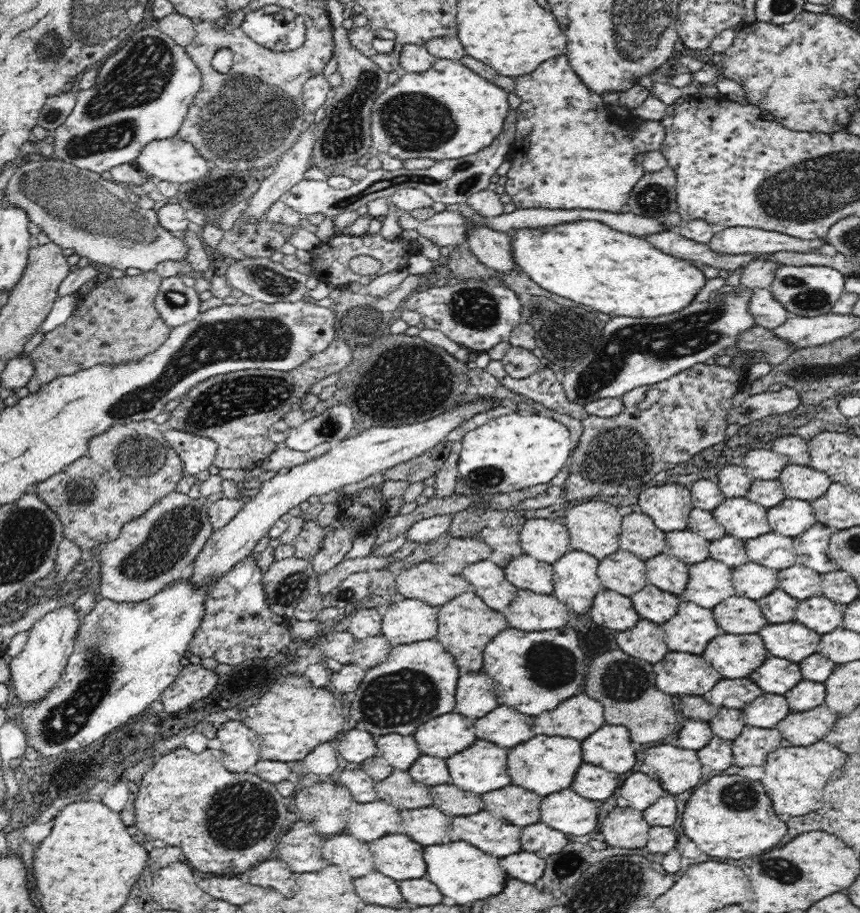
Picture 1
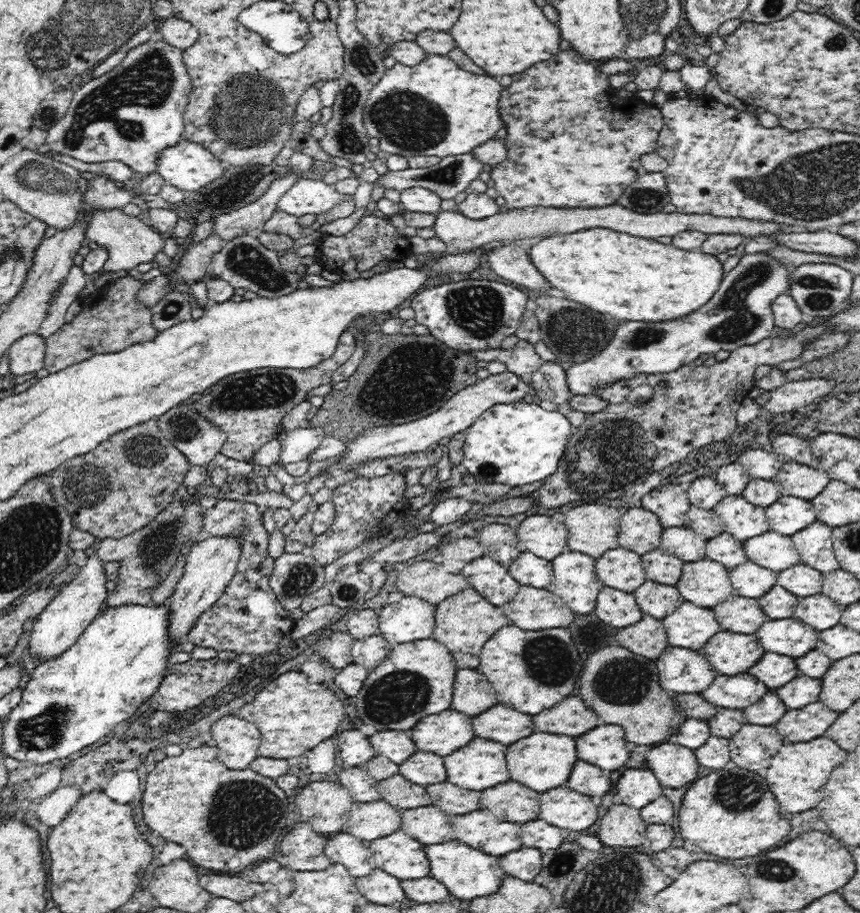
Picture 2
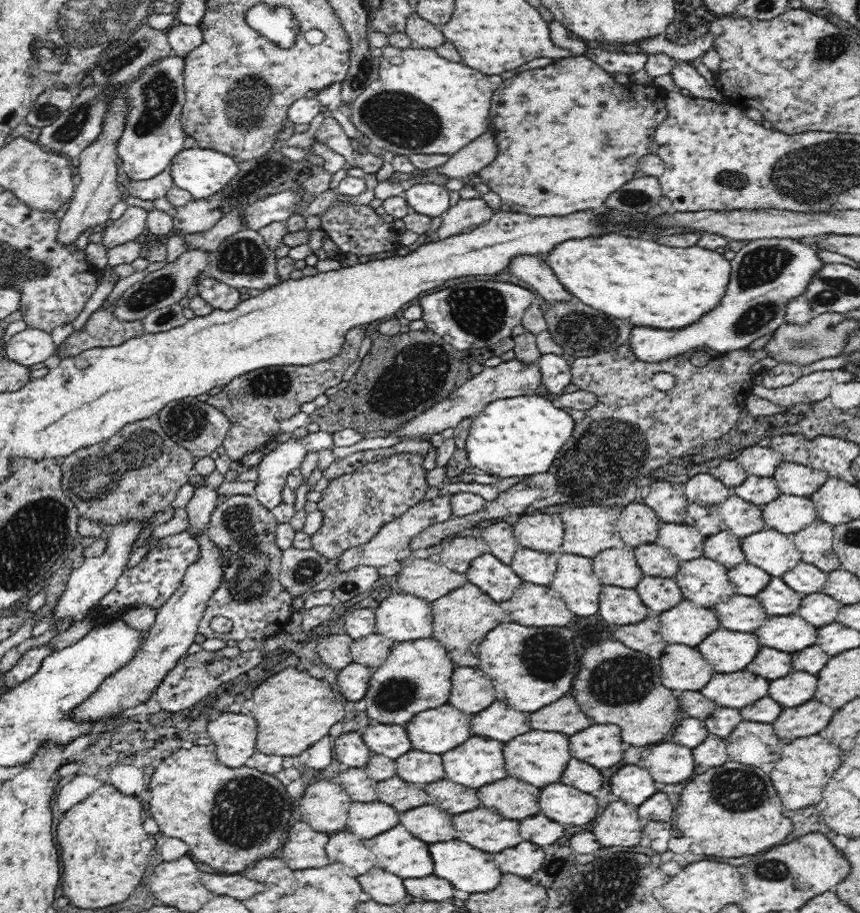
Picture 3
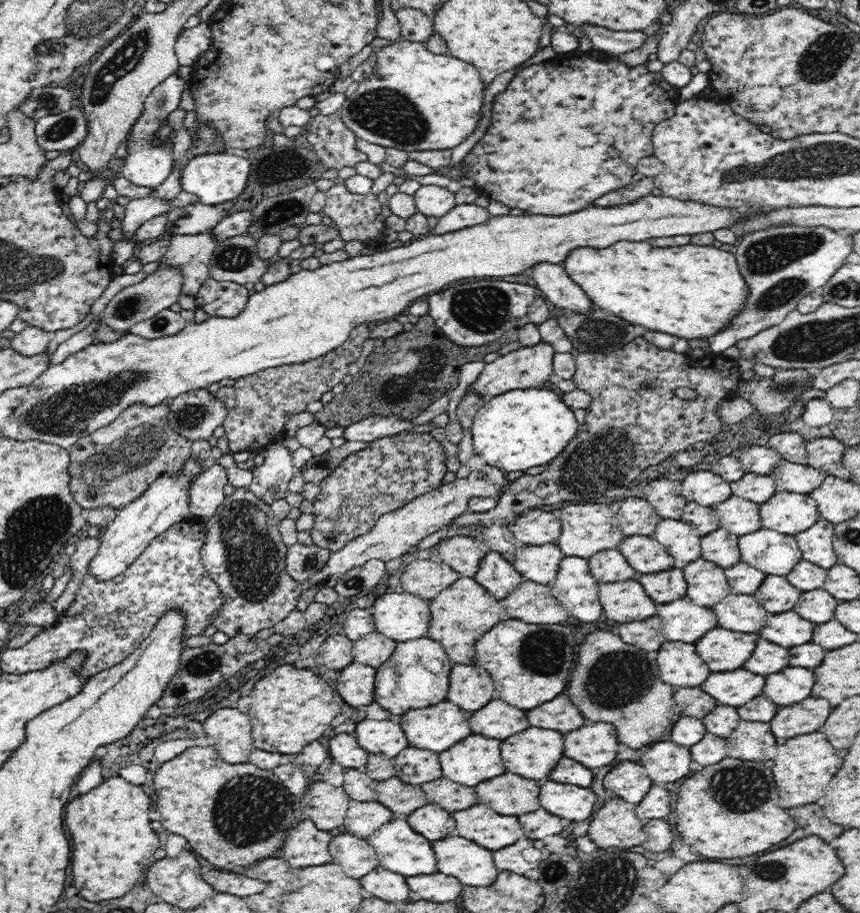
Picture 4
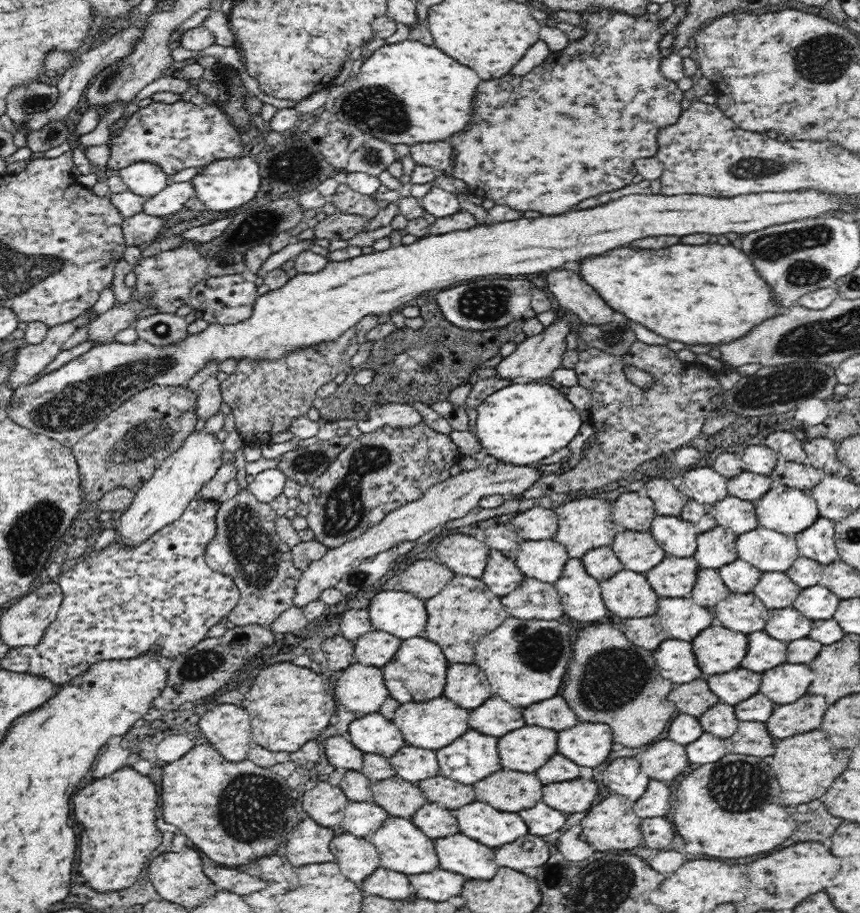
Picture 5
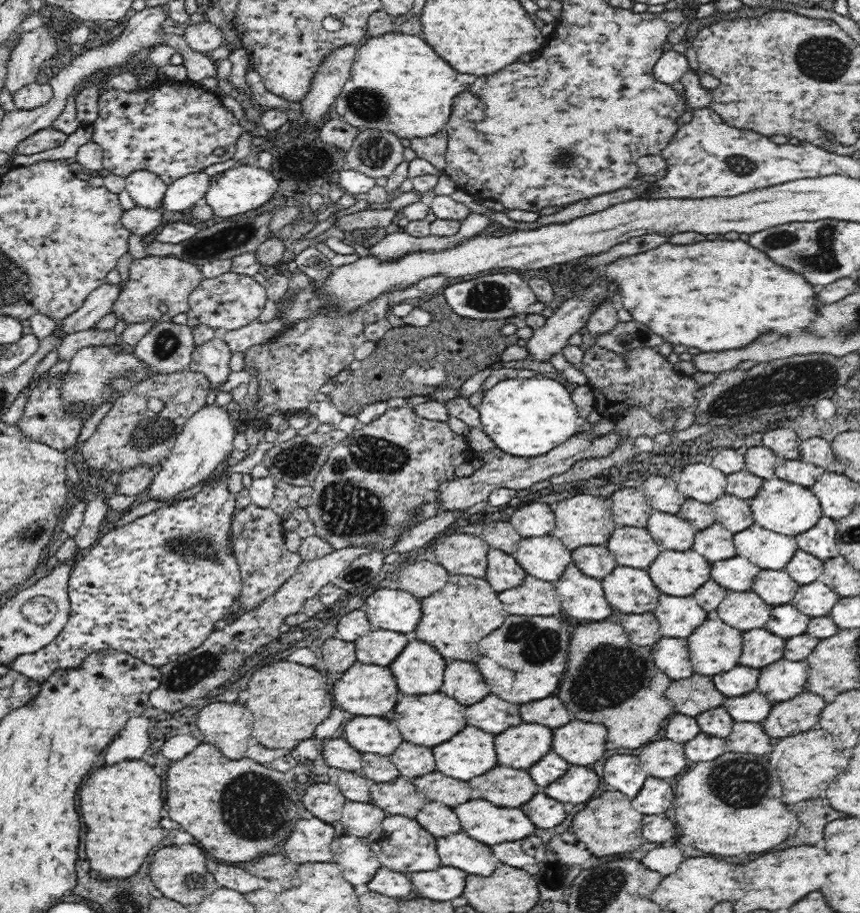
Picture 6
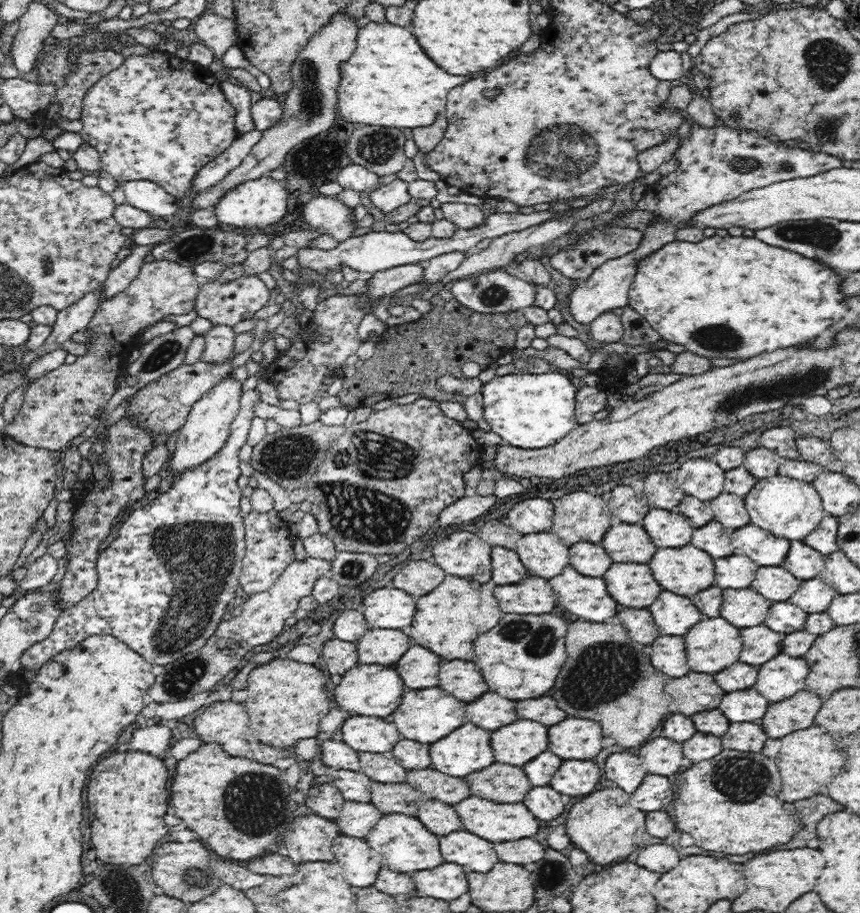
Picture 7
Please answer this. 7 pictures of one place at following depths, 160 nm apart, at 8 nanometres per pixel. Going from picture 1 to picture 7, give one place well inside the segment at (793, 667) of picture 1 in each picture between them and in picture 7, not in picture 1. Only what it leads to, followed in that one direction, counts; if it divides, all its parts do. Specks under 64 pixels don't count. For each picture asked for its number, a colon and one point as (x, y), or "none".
2: (774, 670)
3: (769, 663)
4: (768, 658)
5: (764, 652)
6: (761, 648)
7: (760, 643)

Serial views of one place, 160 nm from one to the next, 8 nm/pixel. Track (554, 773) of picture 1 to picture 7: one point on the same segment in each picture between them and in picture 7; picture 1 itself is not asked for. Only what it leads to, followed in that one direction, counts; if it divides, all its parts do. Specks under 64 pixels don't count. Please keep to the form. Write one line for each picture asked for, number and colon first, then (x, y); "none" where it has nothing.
2: (542, 762)
3: (539, 758)
4: (532, 754)
5: (526, 750)
6: (520, 747)
7: (517, 744)

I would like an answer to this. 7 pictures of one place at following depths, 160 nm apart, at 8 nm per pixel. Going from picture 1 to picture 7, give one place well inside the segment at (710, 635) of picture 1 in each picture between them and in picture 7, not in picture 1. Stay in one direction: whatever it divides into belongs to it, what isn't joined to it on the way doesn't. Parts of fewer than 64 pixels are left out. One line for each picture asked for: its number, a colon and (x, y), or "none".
2: (689, 626)
3: (687, 623)
4: (684, 621)
5: (681, 618)
6: (677, 617)
7: (674, 615)

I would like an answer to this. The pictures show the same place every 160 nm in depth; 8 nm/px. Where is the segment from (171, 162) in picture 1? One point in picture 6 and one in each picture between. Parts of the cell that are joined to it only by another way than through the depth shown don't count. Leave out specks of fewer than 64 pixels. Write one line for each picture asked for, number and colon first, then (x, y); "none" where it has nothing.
2: (187, 165)
3: (202, 172)
4: (214, 178)
5: (223, 184)
6: (239, 189)

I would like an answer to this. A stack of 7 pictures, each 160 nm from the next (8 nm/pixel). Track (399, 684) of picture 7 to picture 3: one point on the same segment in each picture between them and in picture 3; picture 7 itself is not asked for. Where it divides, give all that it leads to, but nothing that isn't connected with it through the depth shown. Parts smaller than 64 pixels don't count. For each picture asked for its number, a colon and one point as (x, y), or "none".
3: (353, 679)
4: (355, 684)
5: (360, 688)
6: (364, 689)

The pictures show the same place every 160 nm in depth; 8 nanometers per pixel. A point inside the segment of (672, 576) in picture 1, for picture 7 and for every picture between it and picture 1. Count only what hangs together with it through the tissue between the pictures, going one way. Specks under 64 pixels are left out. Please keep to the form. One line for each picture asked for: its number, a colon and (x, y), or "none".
2: (660, 566)
3: (655, 561)
4: (646, 555)
5: (638, 551)
6: (631, 546)
7: (625, 543)

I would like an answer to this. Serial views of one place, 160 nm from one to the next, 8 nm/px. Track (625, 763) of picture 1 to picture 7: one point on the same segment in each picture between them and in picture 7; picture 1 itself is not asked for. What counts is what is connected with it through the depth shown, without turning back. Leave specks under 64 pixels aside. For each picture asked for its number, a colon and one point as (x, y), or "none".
2: (605, 746)
3: (600, 745)
4: (593, 746)
5: (589, 745)
6: (580, 743)
7: (574, 738)

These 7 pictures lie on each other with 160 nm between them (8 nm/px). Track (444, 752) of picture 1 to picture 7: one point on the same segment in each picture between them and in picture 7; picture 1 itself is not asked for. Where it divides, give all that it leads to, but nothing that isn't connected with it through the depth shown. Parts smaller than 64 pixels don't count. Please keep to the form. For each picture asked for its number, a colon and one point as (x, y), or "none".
2: (443, 733)
3: (437, 730)
4: (436, 728)
5: (431, 725)
6: (428, 720)
7: (427, 715)

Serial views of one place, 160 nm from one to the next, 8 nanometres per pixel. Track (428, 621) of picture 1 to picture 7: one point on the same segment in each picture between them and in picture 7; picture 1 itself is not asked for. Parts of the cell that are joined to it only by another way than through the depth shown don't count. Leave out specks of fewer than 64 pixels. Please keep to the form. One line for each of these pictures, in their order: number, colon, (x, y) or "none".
2: (412, 618)
3: (403, 617)
4: (402, 617)
5: (400, 613)
6: (397, 610)
7: (389, 608)

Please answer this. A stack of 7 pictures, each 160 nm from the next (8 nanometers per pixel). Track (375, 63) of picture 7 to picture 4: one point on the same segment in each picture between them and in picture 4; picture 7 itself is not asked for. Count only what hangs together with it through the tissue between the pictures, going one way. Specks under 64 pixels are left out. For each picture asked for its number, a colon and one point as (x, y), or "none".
4: (420, 100)
5: (407, 93)
6: (398, 84)

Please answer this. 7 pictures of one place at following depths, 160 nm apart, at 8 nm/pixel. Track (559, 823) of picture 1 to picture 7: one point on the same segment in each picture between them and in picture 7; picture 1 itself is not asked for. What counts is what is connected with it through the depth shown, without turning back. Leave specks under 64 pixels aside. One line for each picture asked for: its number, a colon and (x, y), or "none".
2: (562, 807)
3: (562, 803)
4: (569, 802)
5: (578, 795)
6: (577, 785)
7: (576, 777)

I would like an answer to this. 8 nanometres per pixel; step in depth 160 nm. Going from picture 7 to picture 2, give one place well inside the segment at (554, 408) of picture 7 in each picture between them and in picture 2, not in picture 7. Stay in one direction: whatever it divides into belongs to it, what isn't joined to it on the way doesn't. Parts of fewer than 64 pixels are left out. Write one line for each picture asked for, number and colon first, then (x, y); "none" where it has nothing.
2: (517, 443)
3: (522, 436)
4: (520, 429)
5: (521, 424)
6: (526, 418)

